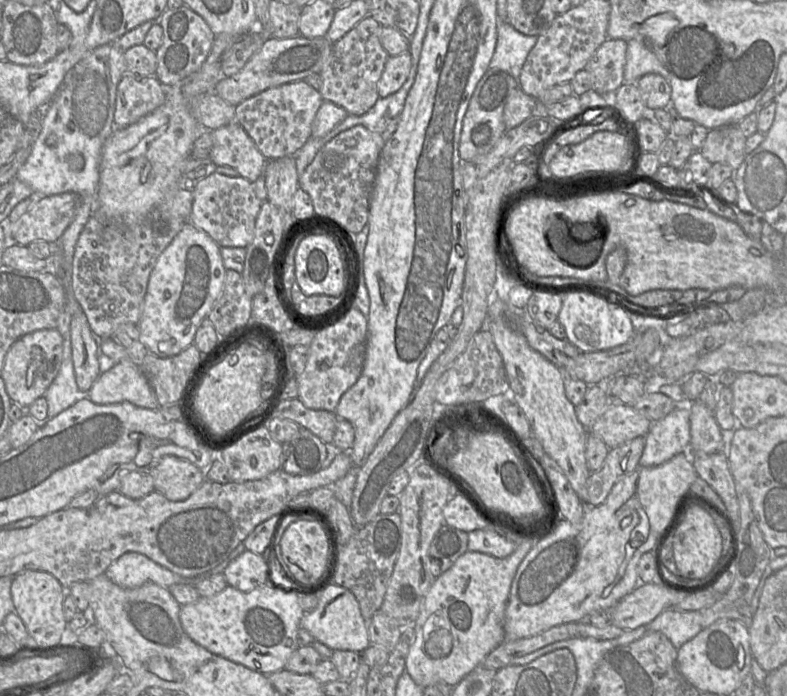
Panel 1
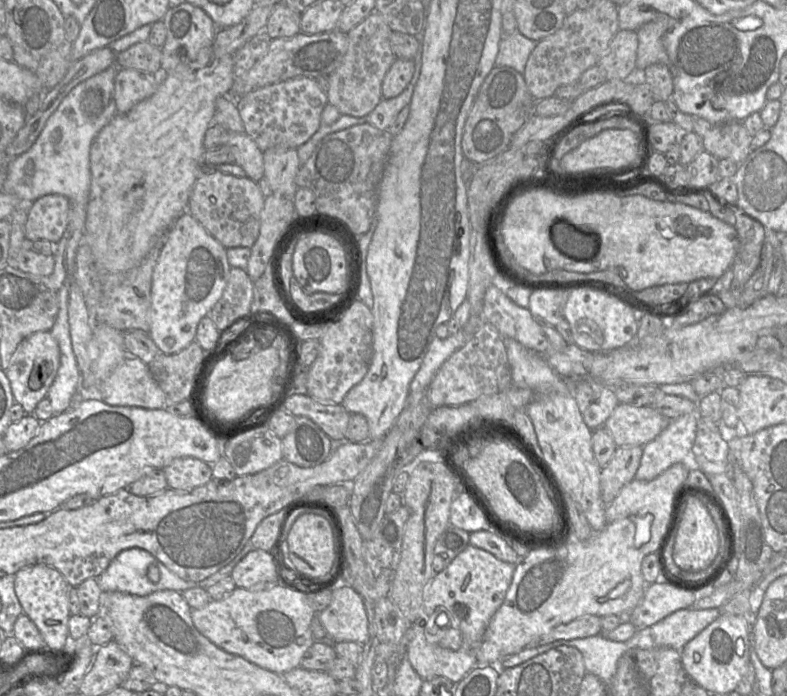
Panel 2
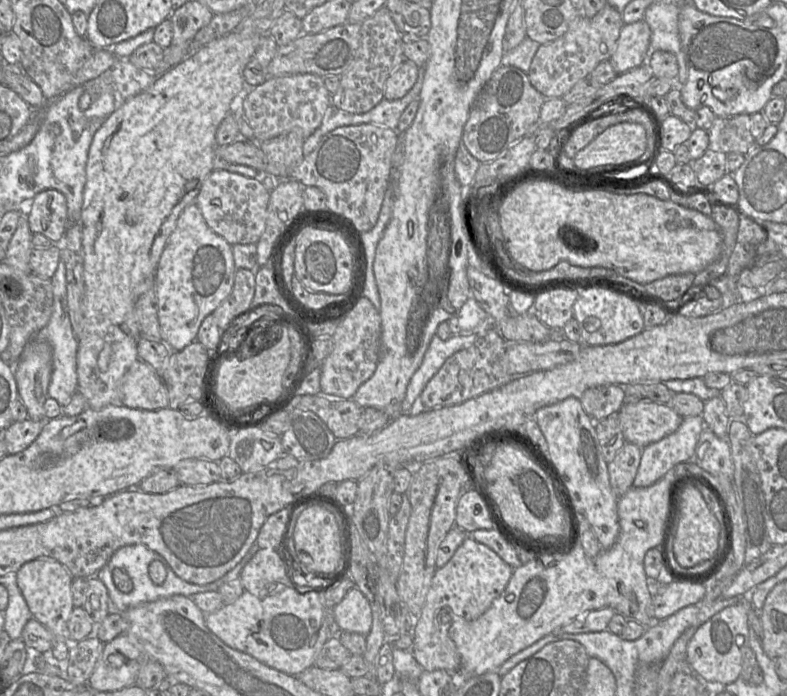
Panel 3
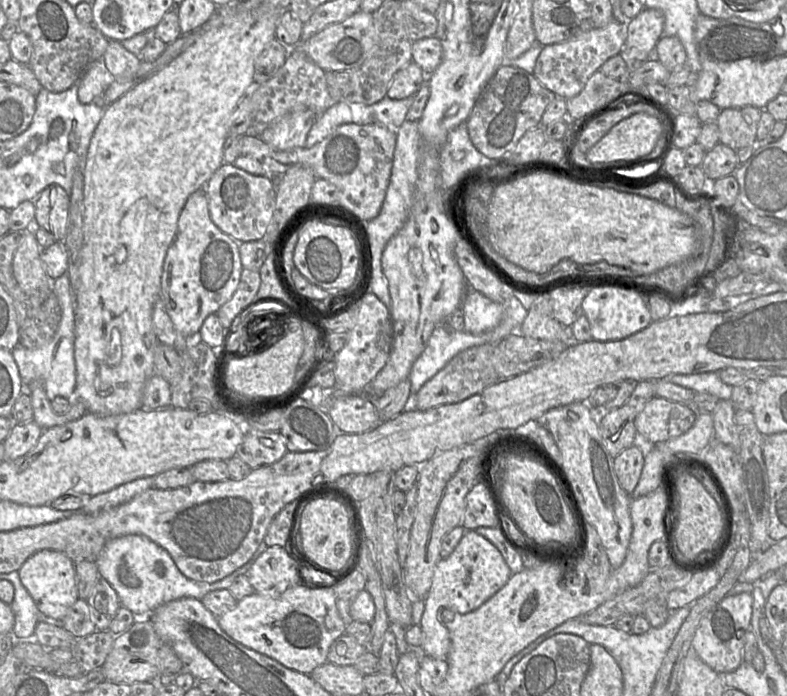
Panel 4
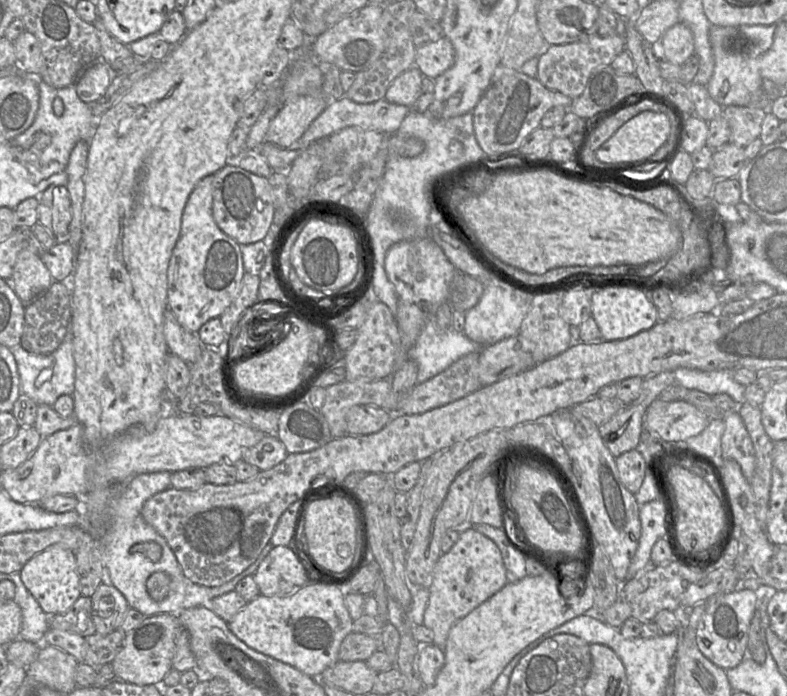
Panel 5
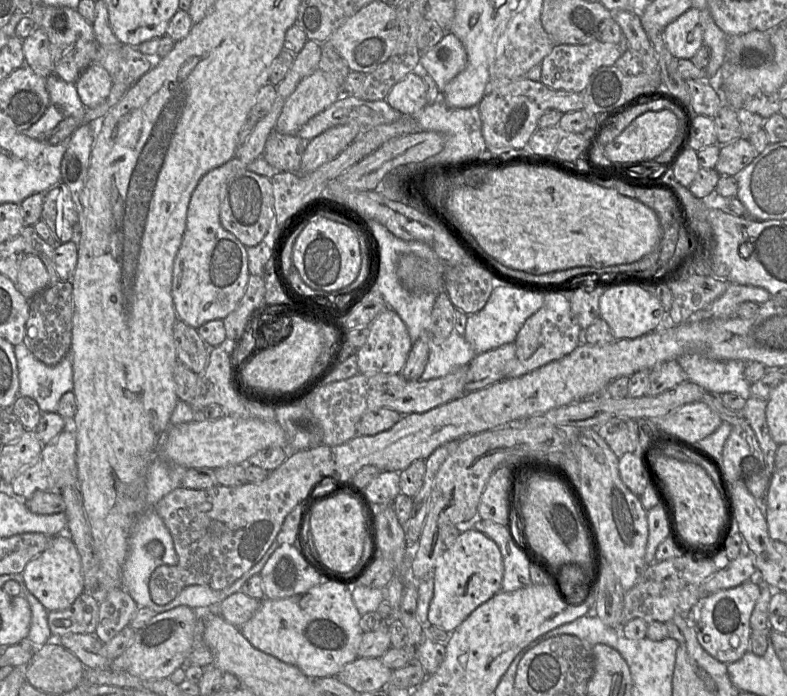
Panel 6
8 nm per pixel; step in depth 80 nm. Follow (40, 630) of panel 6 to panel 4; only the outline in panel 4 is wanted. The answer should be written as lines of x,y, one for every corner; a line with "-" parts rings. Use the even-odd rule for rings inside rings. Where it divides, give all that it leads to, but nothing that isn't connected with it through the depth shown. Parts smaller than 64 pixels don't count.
19,571
5,573
5,580
10,581
15,589
15,597
11,604
15,615
12,635
15,641
31,640
37,624
43,619
42,613
22,584

